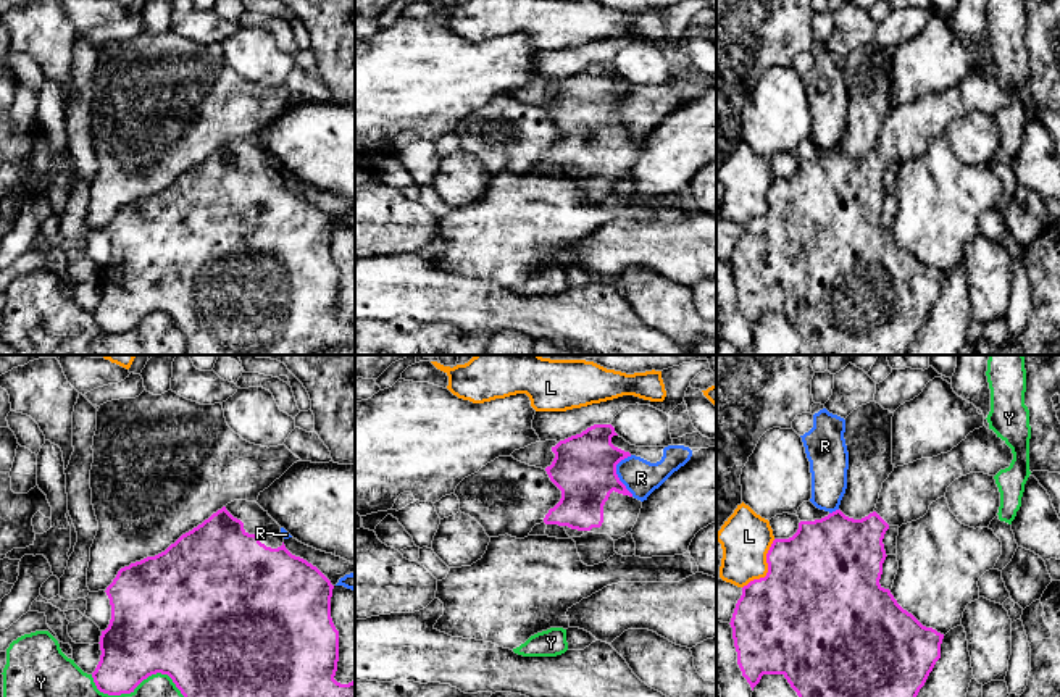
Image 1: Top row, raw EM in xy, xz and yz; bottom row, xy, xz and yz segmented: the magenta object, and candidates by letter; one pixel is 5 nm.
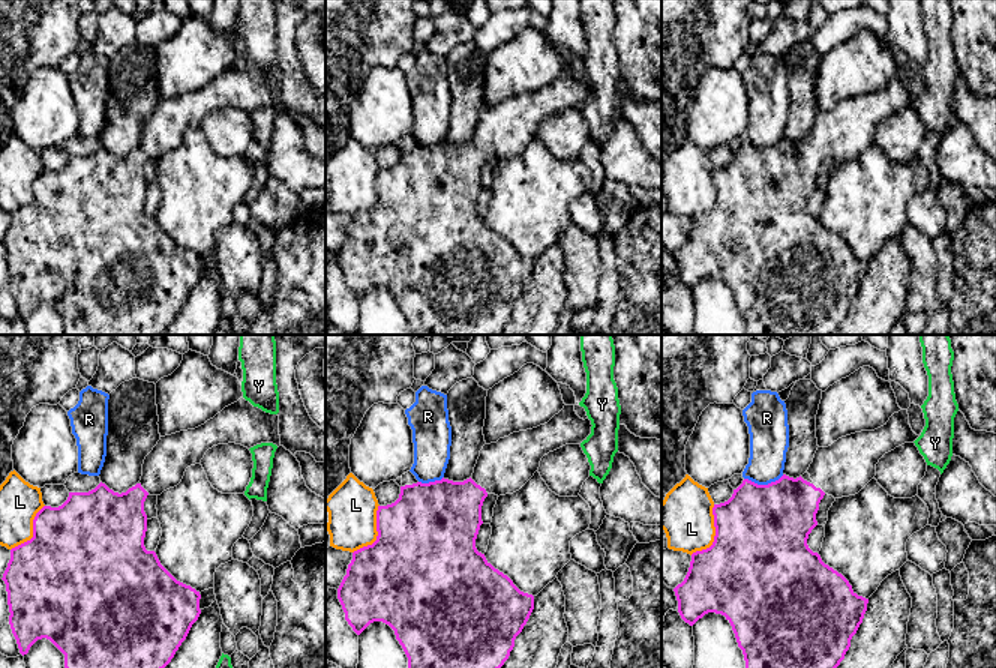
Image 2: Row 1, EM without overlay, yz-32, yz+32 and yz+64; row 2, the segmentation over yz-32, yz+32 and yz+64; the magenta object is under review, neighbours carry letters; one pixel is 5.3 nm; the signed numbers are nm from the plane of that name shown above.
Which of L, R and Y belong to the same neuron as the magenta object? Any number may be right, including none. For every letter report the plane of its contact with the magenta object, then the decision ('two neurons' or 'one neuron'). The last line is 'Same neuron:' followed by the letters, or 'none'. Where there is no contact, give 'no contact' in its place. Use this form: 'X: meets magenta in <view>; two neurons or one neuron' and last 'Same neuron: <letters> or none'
L: meets magenta in yz; two neurons
R: meets magenta in xz; two neurons
Y: meets magenta in xy; two neurons
Same neuron: none

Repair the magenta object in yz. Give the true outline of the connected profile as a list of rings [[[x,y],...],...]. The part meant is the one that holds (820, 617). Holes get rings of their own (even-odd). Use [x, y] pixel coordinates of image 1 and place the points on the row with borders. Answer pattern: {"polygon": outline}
{"polygon": [[[983,426],[947,453],[894,468],[883,482],[874,511],[868,516],[853,520],[836,510],[821,520],[800,521],[789,539],[774,539],[766,553],[766,576],[742,587],[729,623],[737,665],[752,691],[763,674],[782,674],[799,697],[916,697],[941,658],[944,634],[923,626],[879,584],[887,557],[884,534],[891,526],[900,528],[923,518],[933,502],[945,497],[955,479],[970,473],[995,476],[1008,468],[1012,460],[1013,453],[1005,440]]]}

